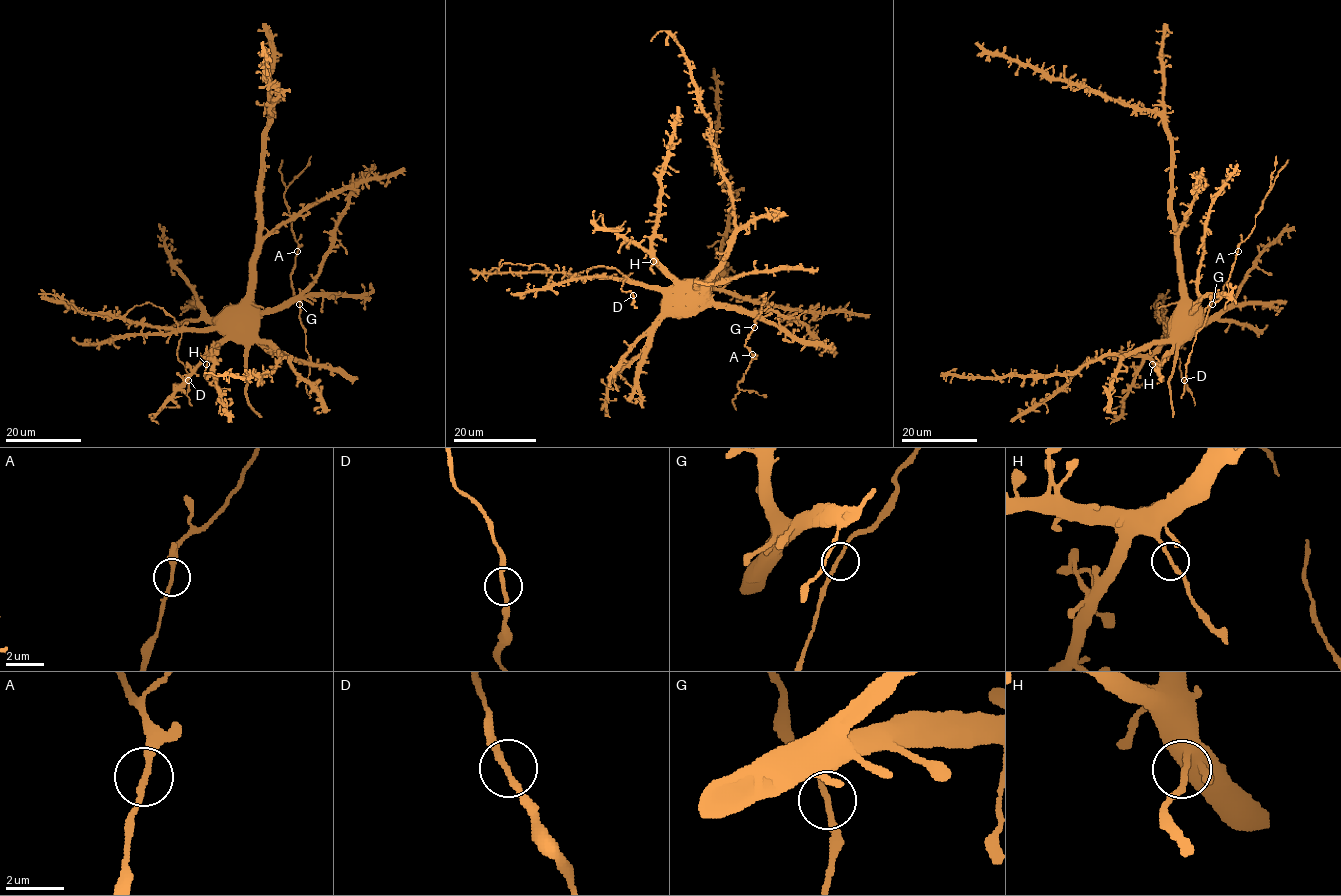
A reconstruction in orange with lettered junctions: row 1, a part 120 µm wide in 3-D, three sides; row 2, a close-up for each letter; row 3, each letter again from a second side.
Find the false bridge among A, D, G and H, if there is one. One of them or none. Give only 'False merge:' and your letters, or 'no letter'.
False merge: H

